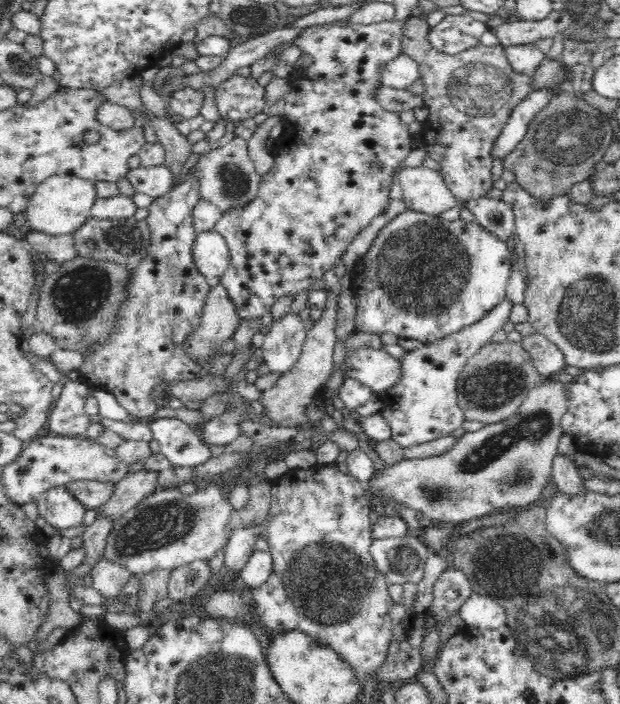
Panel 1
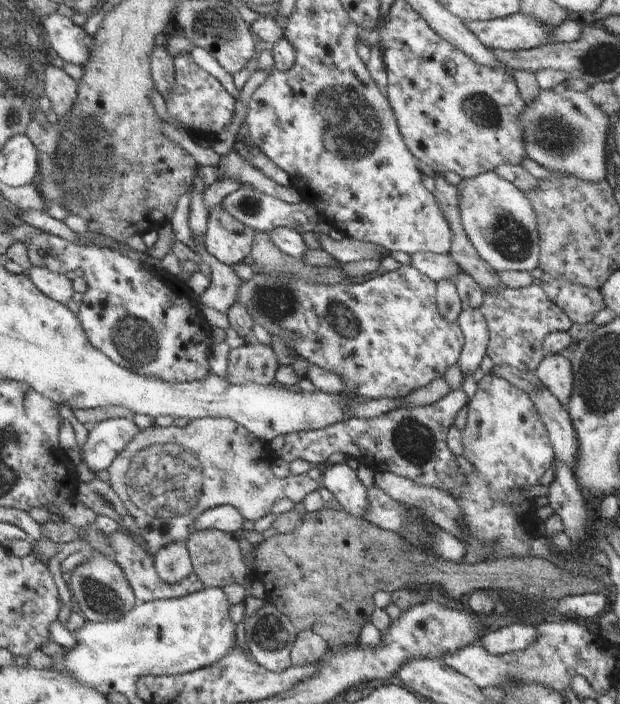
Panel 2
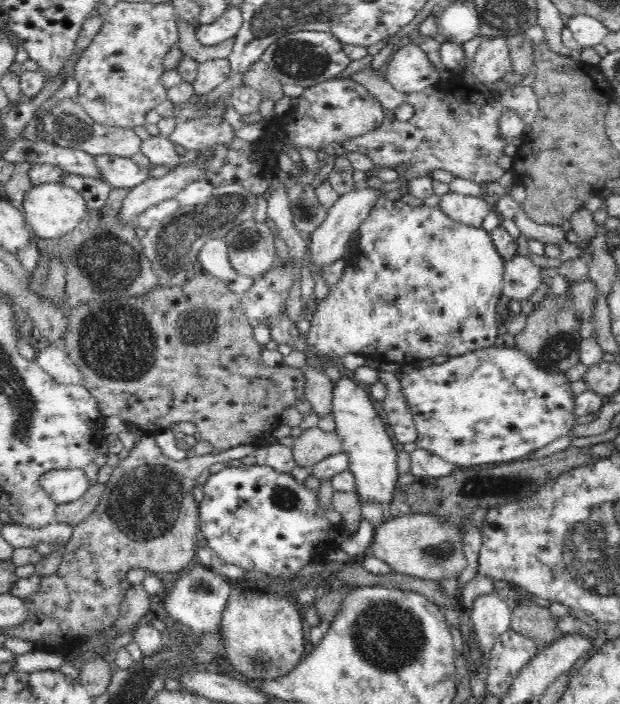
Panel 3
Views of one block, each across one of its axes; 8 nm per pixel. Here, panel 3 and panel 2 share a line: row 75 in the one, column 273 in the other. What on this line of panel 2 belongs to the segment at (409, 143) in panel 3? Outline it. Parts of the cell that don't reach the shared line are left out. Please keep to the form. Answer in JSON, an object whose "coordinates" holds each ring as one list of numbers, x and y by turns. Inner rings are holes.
{"coordinates":[[255,341,230,349,225,380,232,385,246,382,273,385,279,367,273,350],[221,417,192,419,183,428,153,425,141,430,110,462,108,484,116,492,126,511,135,519,147,554,154,558,165,545,188,539,192,534,194,520,206,510,229,505,235,507,245,520,255,523,271,513,274,504,283,498,288,498,295,504,302,503,308,494,321,487,320,481,314,481,307,475,276,478,271,470,271,465,276,460,276,451,270,444,258,440,234,420]]}

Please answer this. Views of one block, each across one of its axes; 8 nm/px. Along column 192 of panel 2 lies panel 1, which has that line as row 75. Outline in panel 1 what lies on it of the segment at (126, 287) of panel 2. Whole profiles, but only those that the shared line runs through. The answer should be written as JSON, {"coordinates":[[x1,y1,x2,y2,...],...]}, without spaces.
{"coordinates":[[336,20,336,22,328,22,328,24,322,24,322,26,310,26,306,29,303,29,303,33,293,42,293,44,296,44,298,48,302,51,302,54,308,54,314,58,314,64,310,66,308,69,304,70,294,70,290,78,288,78,288,85,289,85,289,90,286,92,286,96,284,98,280,98,278,102,267,102,267,97,265,96,265,87,261,86,258,81,254,78,247,77,244,78,244,76,232,76,232,78,225,80,222,82,222,84,219,84,215,88,215,101,216,101,216,106,218,107,219,114,222,119,227,119,227,120,232,120,234,122,236,121,242,121,246,120,247,118,254,117,256,114,259,112,264,112,267,114,268,117,274,116,274,117,282,117,283,122,290,122,290,130,288,131,288,134,286,136,282,135,282,140,286,140,286,148,288,148,288,154,282,154,282,156,275,156,274,158,274,164,272,166,272,170,268,172,268,174,264,174,261,178,261,183,259,186,259,191,257,192,256,198,254,200,247,202,247,205,240,208,238,210,237,208,230,208,228,212,222,213,222,216,219,218,218,222,216,223,216,226,214,226,213,230,220,233,224,239,226,239,226,243,228,243,228,247,230,247,230,264,228,264,228,270,224,273,224,276,221,277,221,283,222,286,226,287,228,296,230,297,230,300,234,303,234,306,236,307,237,313,239,314,240,318,262,318,266,312,270,311,272,308,272,304,274,304,280,297,283,296,290,296,294,295,296,296,297,294,300,294,300,292,304,292,304,290,308,290,310,286,312,286,312,283,314,282,314,279,316,278,321,278,324,276,324,273,332,268,336,262,338,262,338,259,342,257,346,253,346,248,350,246,350,243,356,238,356,235,361,231,366,228,378,216,380,213,384,212,386,208,389,206,389,200,390,200,390,186,392,184,392,178,394,178,394,174,396,173,396,168,400,166,400,162,410,154,410,151,412,151,412,141,414,141,414,138,408,131,408,125,406,123,403,123,402,120,400,119,400,115,396,114,395,112,388,112,387,110,384,110,378,104,378,101,376,100,376,97,373,95,376,92,376,89,382,85,381,84,381,73,382,70,386,67,386,64,388,62,391,62,394,58,397,58,400,56,400,54,403,54,403,44,402,44,402,39,403,39,403,32,404,32,404,25,405,25,405,20,404,21,396,21,396,20,384,20,384,22,378,22,376,24,351,24,351,22,347,22,347,20]]}

